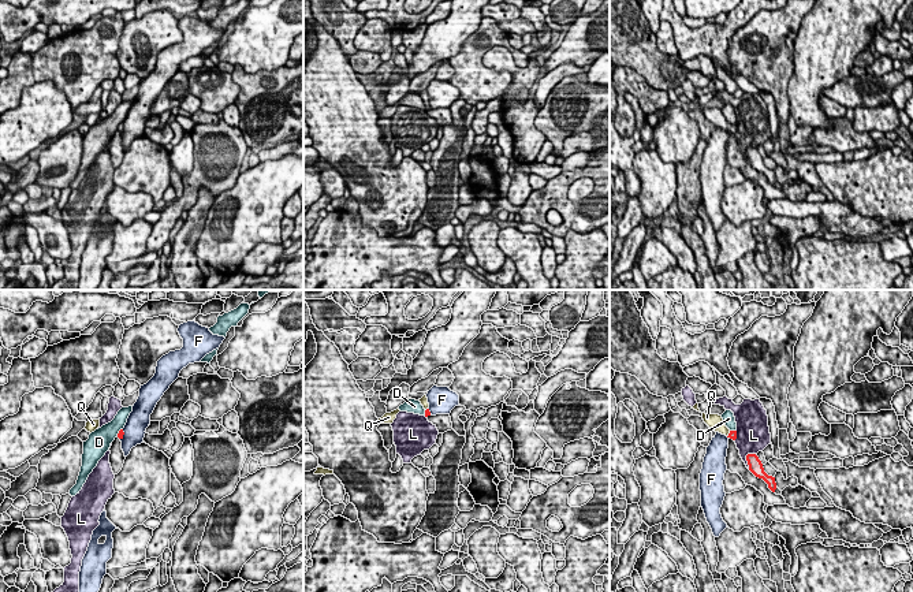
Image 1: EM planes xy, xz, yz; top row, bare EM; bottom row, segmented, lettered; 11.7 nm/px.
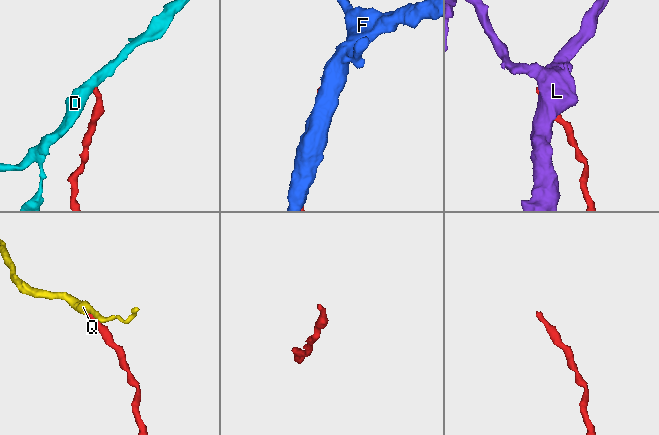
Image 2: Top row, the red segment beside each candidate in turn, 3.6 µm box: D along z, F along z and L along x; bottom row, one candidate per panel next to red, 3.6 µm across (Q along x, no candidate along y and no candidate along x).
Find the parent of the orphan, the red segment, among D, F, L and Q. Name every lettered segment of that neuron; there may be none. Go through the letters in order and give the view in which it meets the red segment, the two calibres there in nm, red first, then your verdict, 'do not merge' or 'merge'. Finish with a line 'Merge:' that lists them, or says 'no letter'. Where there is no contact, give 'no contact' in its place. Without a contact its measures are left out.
D: contact in xy; calibres 70 and 260 nm; do not merge
F: contact in xy; calibres 70 and 260 nm; do not merge
L: contact in yz; calibres 160 and 360 nm; do not merge
Q: contact in yz; calibres 100 and 190 nm; merge
Merge: Q

